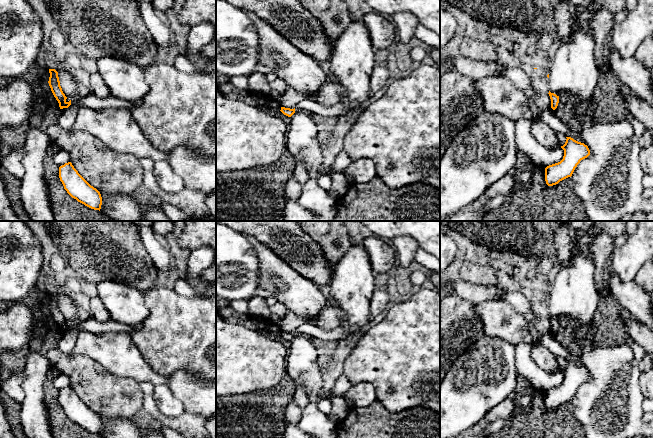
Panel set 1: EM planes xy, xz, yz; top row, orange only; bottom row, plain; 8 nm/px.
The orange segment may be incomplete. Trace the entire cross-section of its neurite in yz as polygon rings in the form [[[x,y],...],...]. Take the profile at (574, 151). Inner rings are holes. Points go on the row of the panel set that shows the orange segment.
[[[571,137],[566,138],[565,144],[561,146],[564,150],[563,159],[545,168],[545,181],[548,186],[556,185],[560,181],[571,177],[580,161],[590,155],[587,145]]]

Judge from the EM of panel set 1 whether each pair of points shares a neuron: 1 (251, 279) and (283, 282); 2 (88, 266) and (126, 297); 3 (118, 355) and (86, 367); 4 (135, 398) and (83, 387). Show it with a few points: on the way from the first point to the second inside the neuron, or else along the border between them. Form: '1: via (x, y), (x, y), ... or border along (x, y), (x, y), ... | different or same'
1: border along (258, 257), (258, 288), (253, 295) | different
2: border along (96, 283), (102, 280), (114, 280), (128, 285) | different
3: border along (77, 353), (91, 357), (109, 372), (118, 376) | different
4: via (122, 397), (115, 397), (104, 393), (96, 387) | same

